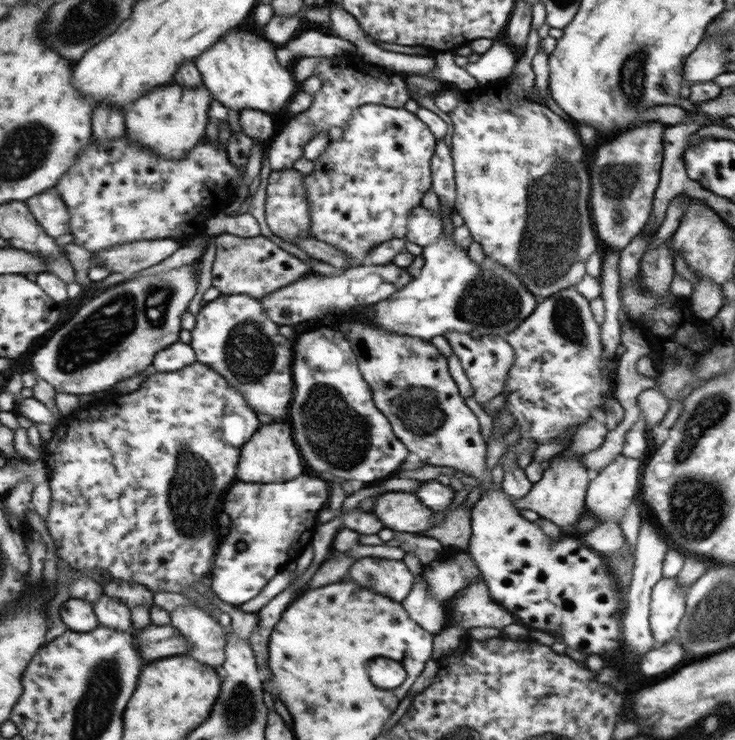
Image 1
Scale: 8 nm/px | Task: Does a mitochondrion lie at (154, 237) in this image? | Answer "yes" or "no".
no

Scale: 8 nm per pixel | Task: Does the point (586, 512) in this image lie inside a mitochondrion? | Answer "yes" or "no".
no

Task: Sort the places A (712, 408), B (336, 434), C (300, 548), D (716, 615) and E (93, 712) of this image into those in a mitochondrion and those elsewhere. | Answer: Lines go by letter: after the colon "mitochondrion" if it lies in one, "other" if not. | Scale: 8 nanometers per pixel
A: mitochondrion
B: mitochondrion
C: other
D: mitochondrion
E: mitochondrion

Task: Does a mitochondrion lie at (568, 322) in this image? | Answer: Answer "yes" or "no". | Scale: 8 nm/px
yes

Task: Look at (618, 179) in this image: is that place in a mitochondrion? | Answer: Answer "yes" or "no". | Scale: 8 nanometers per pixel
yes

